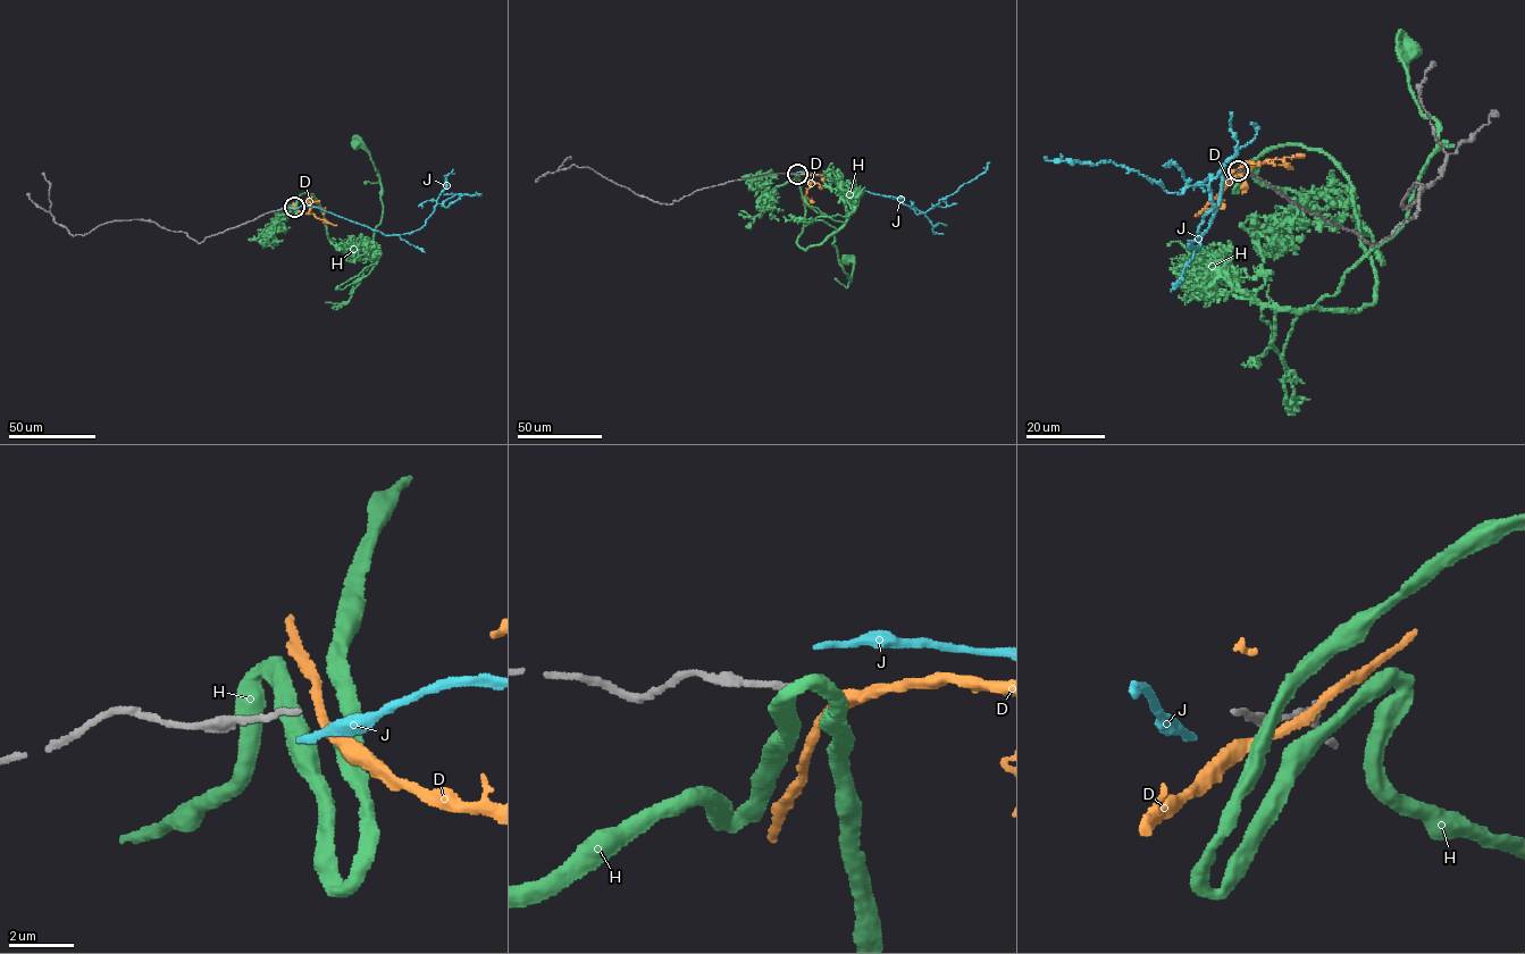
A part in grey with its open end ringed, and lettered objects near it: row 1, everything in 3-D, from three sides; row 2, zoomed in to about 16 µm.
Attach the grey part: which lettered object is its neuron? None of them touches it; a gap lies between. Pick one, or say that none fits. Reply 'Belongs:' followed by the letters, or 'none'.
Belongs: none

